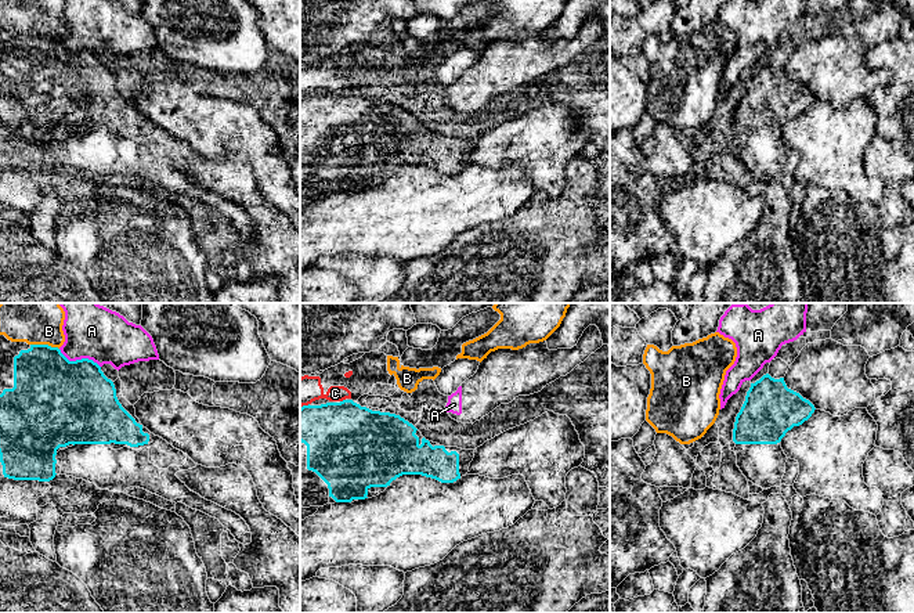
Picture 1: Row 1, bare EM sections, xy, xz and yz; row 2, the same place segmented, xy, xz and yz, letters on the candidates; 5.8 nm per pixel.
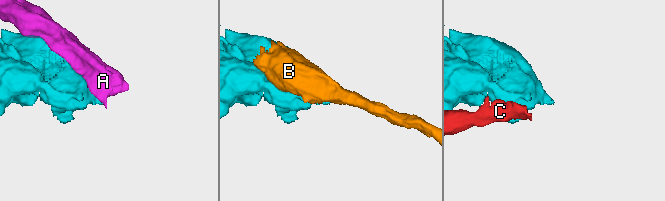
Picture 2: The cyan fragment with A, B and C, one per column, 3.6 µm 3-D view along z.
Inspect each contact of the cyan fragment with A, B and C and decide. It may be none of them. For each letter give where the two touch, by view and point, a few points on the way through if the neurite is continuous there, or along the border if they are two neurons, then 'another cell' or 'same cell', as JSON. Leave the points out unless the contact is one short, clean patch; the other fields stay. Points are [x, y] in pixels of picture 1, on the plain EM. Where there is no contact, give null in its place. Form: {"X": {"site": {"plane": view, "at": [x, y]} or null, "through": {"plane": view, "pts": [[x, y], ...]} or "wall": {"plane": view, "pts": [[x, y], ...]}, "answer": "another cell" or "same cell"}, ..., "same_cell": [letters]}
{"A": {"site": {"plane": "xy", "at": [79, 50]}, "answer": "another cell"}, "B": {"site": {"plane": "xy", "at": [44, 35]}, "answer": "another cell"}, "C": {"site": {"plane": "xz", "at": [343, 90]}, "answer": "another cell"}, "same_cell": []}

